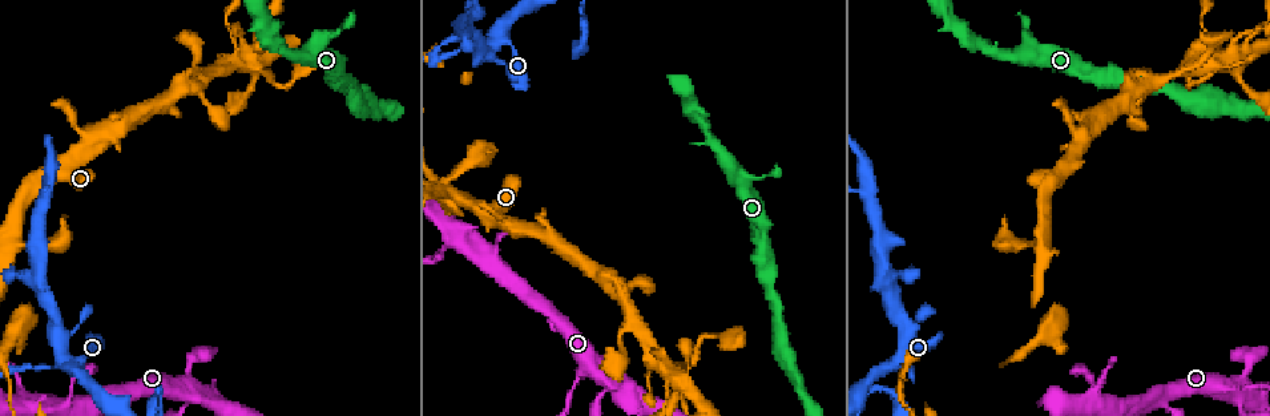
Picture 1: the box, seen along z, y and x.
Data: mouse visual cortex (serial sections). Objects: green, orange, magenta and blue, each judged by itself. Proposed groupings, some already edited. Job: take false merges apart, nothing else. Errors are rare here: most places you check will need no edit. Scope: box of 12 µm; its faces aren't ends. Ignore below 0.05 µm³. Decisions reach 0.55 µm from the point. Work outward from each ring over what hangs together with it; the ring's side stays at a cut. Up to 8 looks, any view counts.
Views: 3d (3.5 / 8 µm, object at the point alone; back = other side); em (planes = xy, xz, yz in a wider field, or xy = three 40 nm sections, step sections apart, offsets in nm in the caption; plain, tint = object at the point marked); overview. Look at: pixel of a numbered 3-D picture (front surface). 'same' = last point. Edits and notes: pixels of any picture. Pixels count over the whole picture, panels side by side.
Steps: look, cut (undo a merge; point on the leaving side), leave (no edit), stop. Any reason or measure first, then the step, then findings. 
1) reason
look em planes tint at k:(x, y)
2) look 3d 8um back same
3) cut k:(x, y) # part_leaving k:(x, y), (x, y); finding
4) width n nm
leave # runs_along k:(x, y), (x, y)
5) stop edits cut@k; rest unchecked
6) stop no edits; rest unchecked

two arms at a narrow angle
look 3d 3.5um back at 1:(250, 64)

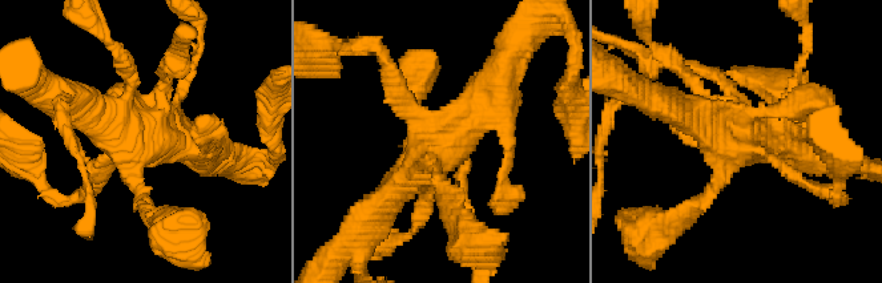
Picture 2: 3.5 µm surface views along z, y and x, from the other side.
look em xy step 2 plain at 2:(438, 140)

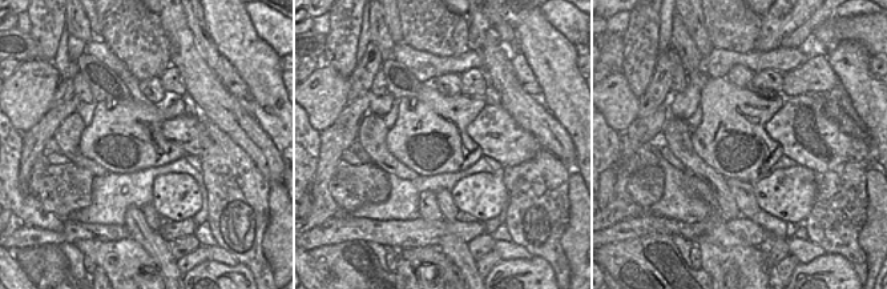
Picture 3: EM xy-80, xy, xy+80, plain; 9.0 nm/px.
with the object marked
look em xy step 2 tint same

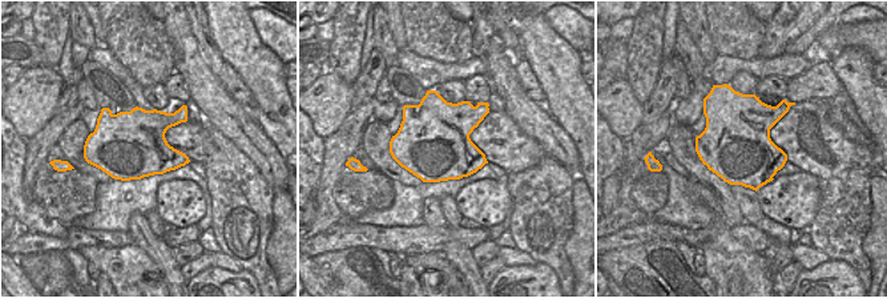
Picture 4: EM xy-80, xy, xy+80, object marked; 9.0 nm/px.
leave # runs_along 2:(201, 154), (123, 146), (95, 184); one cell here

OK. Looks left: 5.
a fork
look 3d 8um at 1:(553, 315)

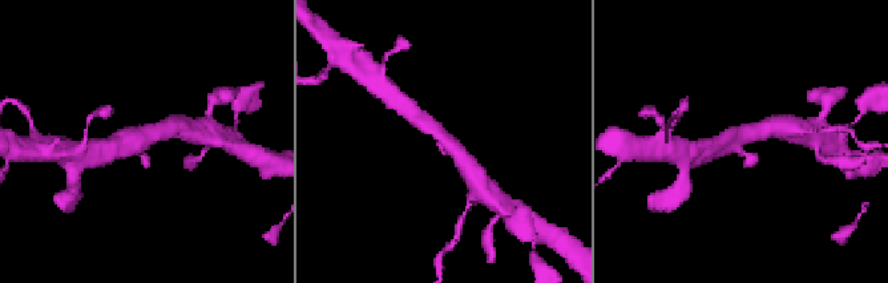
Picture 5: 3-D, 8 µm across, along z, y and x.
look 3d 3.5um at 5:(442, 133)

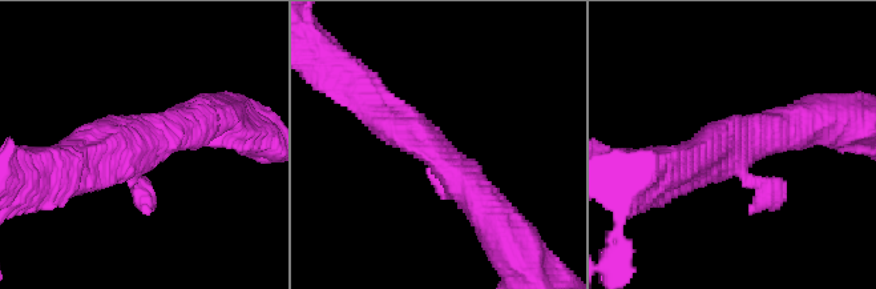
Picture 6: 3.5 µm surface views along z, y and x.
arms 3; arm_widths 200, 450, 500 nm
look em xy step 1 tint at 6:(739, 147)

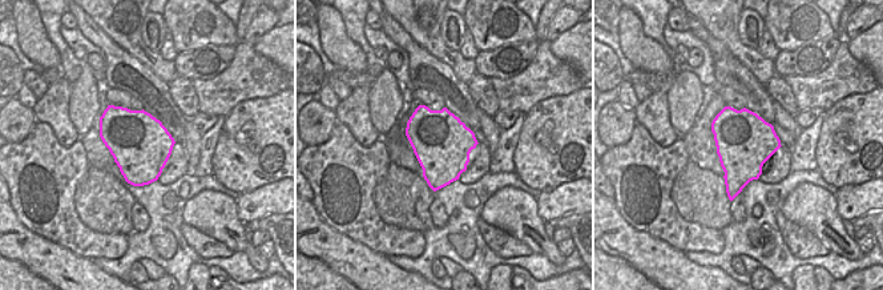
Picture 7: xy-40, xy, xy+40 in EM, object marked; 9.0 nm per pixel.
leave # runs_along 6:(491, 215), (441, 156), (368, 99); continuous, no second cell

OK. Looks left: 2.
thick turns thin
look em xy step 1 tint at 1:(1249, 355)

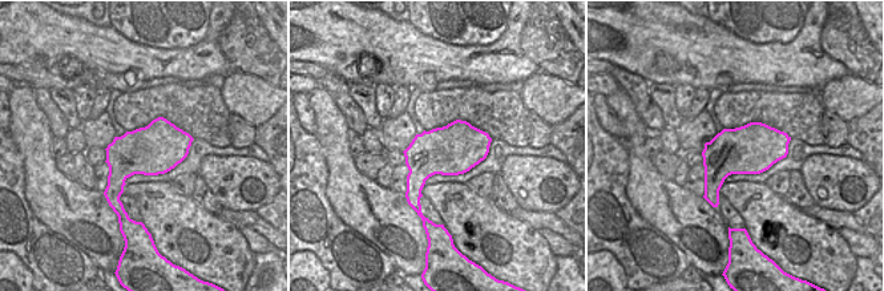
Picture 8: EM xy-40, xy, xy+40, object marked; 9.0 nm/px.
look 3d 3.5um same

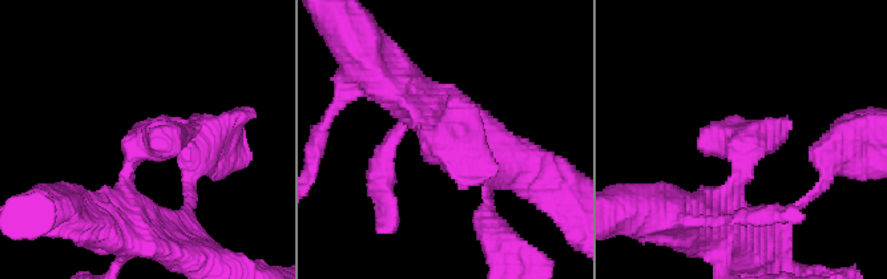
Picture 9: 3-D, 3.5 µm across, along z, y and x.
leave # runs_along 9:(128, 227), (132, 154), (202, 125); one cell here

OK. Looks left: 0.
stop no edits; rest unchecked

